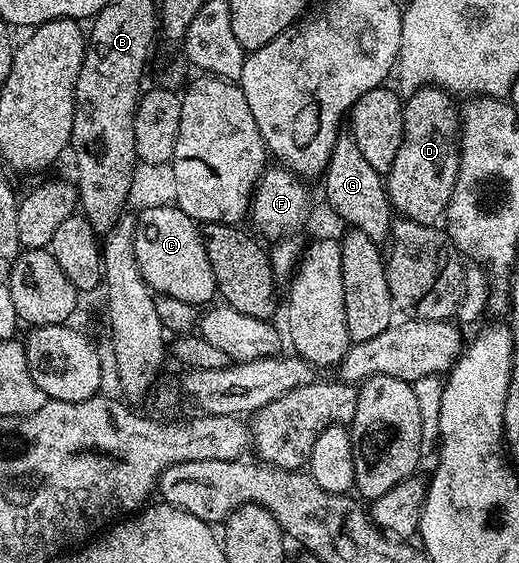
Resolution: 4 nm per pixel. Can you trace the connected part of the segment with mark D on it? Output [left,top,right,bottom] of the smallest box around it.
[385,84,461,226]

